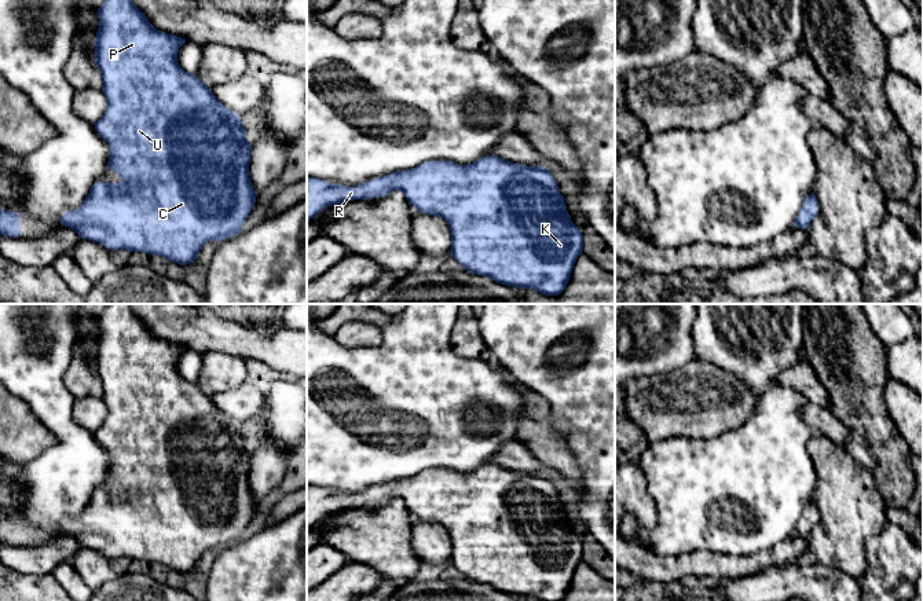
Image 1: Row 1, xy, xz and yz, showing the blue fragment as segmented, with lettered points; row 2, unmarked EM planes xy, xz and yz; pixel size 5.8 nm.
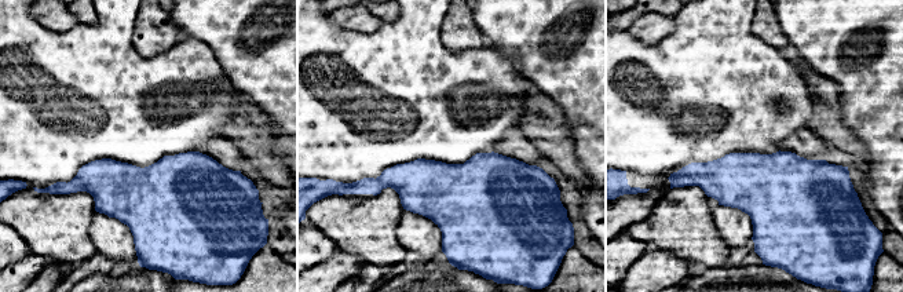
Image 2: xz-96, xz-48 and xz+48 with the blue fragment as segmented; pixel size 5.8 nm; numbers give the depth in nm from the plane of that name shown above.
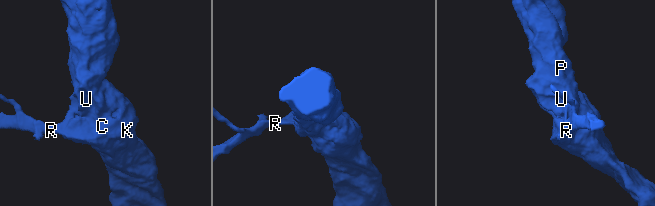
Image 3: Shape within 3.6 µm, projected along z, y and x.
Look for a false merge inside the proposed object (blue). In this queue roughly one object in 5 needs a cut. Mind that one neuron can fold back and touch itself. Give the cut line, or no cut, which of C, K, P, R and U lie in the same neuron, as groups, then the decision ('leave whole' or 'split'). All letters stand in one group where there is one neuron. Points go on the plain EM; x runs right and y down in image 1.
cut none; groups C K P R U; leave whole

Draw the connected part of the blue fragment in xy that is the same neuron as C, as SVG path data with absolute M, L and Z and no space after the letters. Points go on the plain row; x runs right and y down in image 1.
M105 304L98 327L95 371L102 381L107 417L94 433L110 455L107 477L122 488L95 490L83 513L67 518L61 532L110 558L143 560L180 573L190 572L206 550L224 549L241 540L257 505L249 485L253 452L246 447L241 424L224 414L197 382L179 374L177 360L184 347L157 338L131 304Z

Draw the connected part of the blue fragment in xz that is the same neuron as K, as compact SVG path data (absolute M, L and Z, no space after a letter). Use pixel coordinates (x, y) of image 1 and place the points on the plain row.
M486 463L473 472L453 469L428 469L407 479L389 481L347 495L326 488L307 485L307 528L322 517L354 507L370 507L400 498L420 521L444 527L451 539L451 564L470 582L488 584L497 591L519 597L535 597L539 601L561 601L571 584L574 572L583 557L583 543L572 531L557 490L545 474L527 474Z

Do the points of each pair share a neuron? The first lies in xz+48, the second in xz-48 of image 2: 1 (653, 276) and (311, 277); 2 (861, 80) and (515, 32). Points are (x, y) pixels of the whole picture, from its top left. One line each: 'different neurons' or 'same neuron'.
1: same neuron
2: same neuron

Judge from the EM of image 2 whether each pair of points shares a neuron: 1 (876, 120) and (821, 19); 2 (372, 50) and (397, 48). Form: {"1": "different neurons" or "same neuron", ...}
{"1": "same neuron", "2": "same neuron"}

